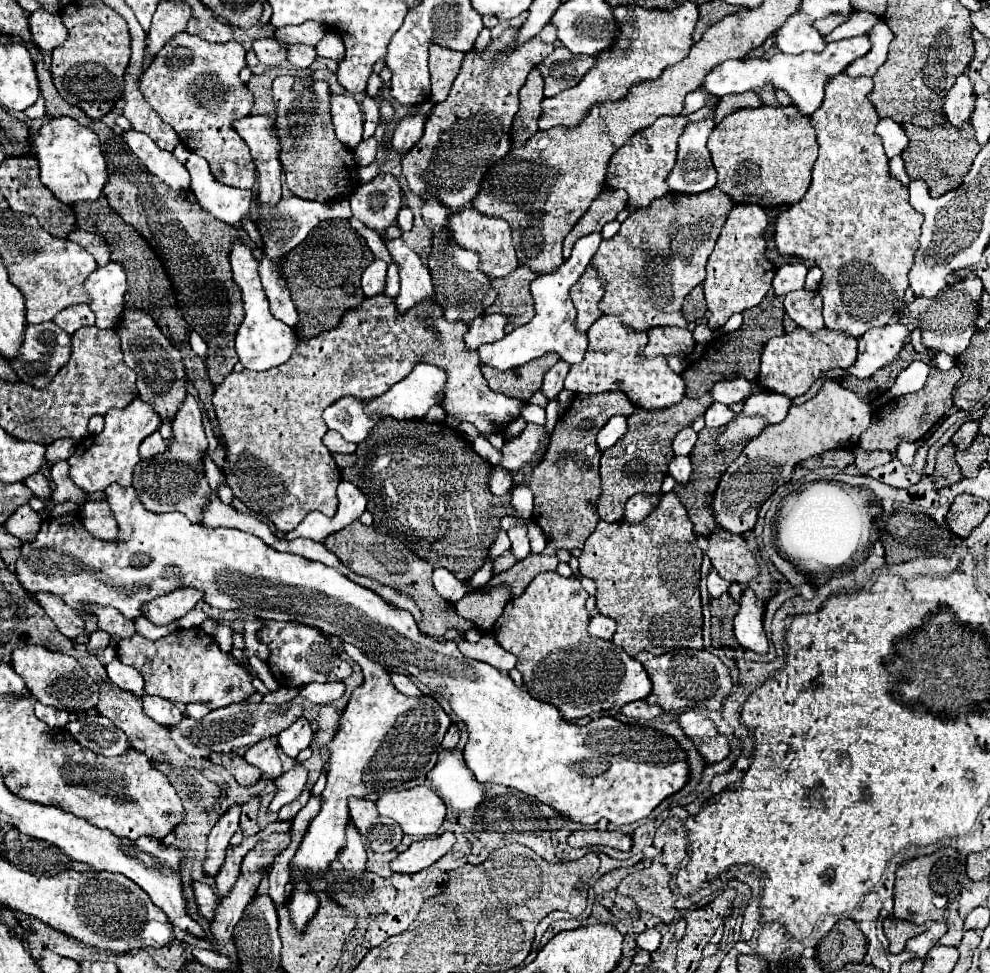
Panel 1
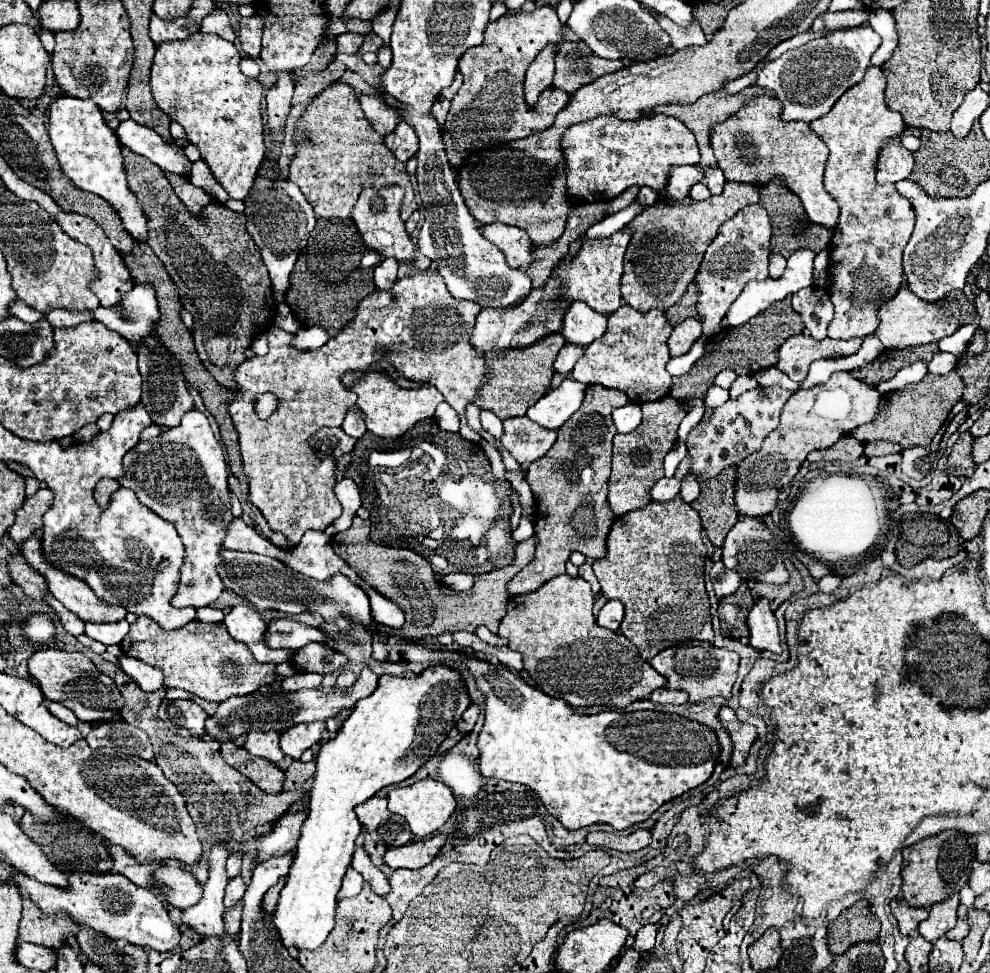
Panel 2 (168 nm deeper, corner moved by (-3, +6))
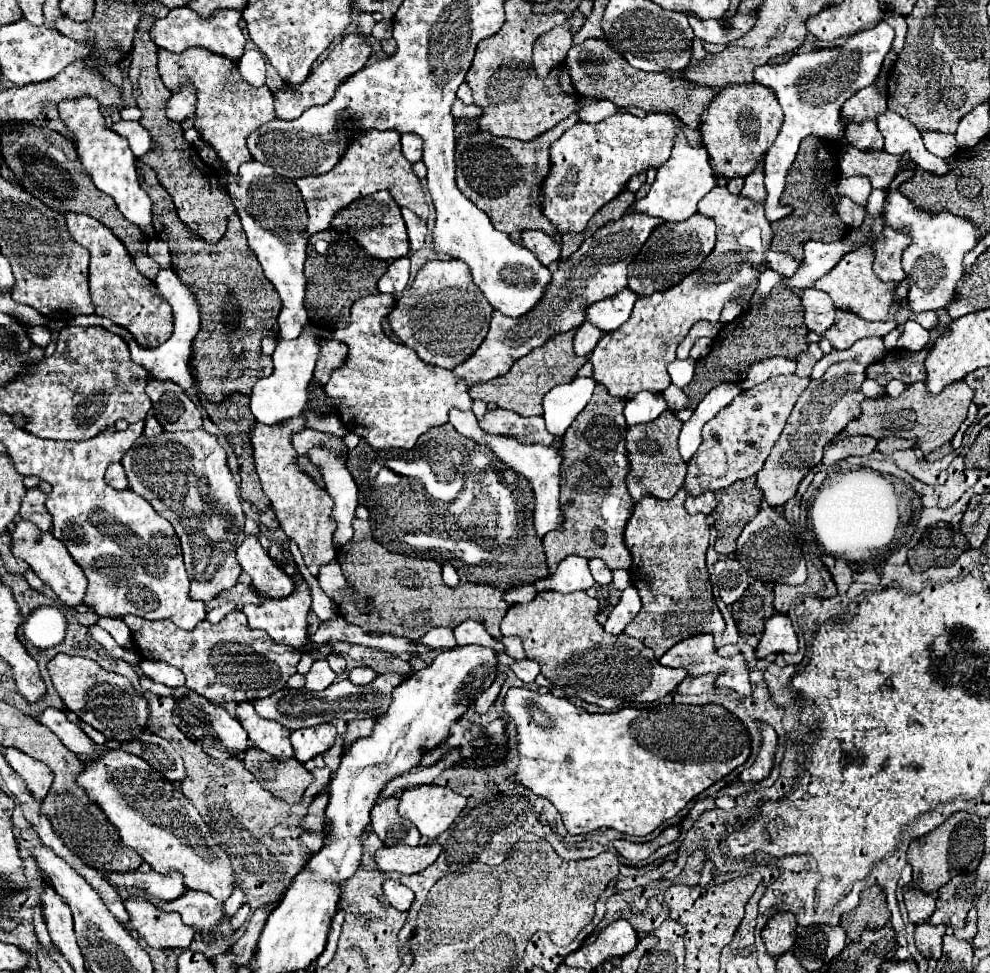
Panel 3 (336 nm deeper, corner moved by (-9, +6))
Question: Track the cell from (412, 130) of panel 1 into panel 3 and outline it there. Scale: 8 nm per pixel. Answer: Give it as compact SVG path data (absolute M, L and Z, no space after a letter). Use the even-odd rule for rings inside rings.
M403 134L401 136L401 146L403 146L403 156L409 162L419 162L421 160L423 140L417 134Z

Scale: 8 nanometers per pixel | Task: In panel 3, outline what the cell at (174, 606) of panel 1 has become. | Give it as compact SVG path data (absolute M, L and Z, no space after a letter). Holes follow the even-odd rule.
M203 428L195 432L163 432L151 438L139 436L121 464L129 488L147 498L151 506L173 524L191 580L191 598L211 602L221 590L235 586L241 574L235 548L245 540L245 514L237 484L227 466L225 450L219 446L217 438Z

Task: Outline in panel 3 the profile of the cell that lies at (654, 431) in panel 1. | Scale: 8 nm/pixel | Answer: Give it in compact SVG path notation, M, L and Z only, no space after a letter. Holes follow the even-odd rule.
M663 412L657 420L647 424L629 426L627 430L627 452L629 452L629 476L627 476L627 488L637 502L645 494L667 500L673 498L683 484L683 476L687 472L687 462L683 462L679 450L677 450L677 436L681 432L681 420L675 418L673 412Z

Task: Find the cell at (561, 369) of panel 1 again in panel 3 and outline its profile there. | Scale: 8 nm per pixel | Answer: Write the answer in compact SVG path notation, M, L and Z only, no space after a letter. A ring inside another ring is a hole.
M591 322L581 324L581 326L577 328L577 336L575 336L575 354L577 354L577 356L587 356L587 354L591 354L601 336L603 336L603 332L601 332L599 328L595 328Z

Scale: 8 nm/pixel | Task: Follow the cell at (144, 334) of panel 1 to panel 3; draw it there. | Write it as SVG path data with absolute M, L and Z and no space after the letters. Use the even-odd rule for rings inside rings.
M149 378L147 394L153 402L153 416L163 430L177 432L201 428L201 412L177 384Z

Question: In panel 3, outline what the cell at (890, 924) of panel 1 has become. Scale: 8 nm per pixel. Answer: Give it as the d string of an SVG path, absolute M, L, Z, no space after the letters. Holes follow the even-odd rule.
M909 888L905 890L905 906L909 912L909 922L919 924L931 918L931 914L935 912L935 894L925 894L919 888Z

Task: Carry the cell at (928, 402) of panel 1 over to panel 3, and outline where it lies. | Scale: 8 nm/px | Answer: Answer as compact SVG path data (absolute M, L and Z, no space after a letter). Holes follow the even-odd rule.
M963 380L947 386L937 396L929 394L923 382L917 382L917 384L907 386L899 398L891 398L891 396L879 396L873 400L865 398L861 404L859 420L853 420L851 424L847 424L847 428L843 428L843 432L839 432L839 436L835 436L835 442L841 438L847 438L847 436L857 436L857 434L873 436L877 440L887 438L887 436L897 436L897 438L915 440L919 450L923 454L927 454L927 452L943 446L945 442L949 442L955 436L955 432L967 418L971 400L973 400L973 390Z

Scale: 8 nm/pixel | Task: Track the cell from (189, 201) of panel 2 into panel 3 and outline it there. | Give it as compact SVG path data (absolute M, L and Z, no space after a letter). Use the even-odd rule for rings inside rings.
M145 14L139 22L135 40L133 40L133 50L131 50L131 68L129 68L129 80L133 84L133 96L137 100L139 110L143 112L139 124L151 134L153 146L151 152L141 156L139 160L147 166L151 166L161 182L161 186L167 190L171 196L177 216L187 228L199 236L201 240L217 244L223 234L227 232L227 220L235 212L229 194L219 186L219 176L215 170L211 170L203 160L199 160L199 154L195 146L191 146L183 138L183 128L179 122L173 122L165 114L165 104L171 98L171 92L165 88L165 84L159 80L157 74L157 46L149 38L149 28L155 22L153 16Z

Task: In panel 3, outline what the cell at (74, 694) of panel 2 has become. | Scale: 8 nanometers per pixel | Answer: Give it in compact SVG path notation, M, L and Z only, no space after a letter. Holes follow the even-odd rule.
M57 654L47 668L53 686L67 710L77 714L85 724L93 726L109 740L131 742L137 740L141 732L145 732L149 720L149 704L125 676L107 672L93 660L75 658L67 654Z

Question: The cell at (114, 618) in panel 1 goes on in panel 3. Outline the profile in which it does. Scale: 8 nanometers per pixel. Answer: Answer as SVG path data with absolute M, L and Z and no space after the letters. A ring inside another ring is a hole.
M17 520L15 530L11 532L11 552L15 558L25 560L33 568L33 572L47 586L51 586L51 590L57 594L57 598L61 602L65 602L71 608L75 608L77 604L83 602L83 596L87 590L87 578L81 572L81 568L75 564L71 554L67 552L67 548L51 532L41 532L35 524L31 524L27 520Z

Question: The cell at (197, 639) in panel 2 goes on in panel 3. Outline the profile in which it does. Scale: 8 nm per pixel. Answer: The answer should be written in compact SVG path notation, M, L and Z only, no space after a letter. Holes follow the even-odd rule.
M233 610L219 624L203 620L193 630L181 630L171 620L145 620L131 614L125 616L123 622L131 628L137 654L179 668L187 678L187 688L217 704L251 702L283 690L287 680L297 672L297 662L301 660L301 650L275 644L263 630L247 628L247 618L241 610Z

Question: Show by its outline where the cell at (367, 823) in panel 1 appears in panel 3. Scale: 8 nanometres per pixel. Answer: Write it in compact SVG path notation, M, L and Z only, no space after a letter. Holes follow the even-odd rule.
M383 798L375 804L371 810L371 826L373 832L383 840L385 846L397 846L397 844L407 844L407 846L417 846L419 844L419 830L411 820L405 820L397 812L399 800L393 798Z

